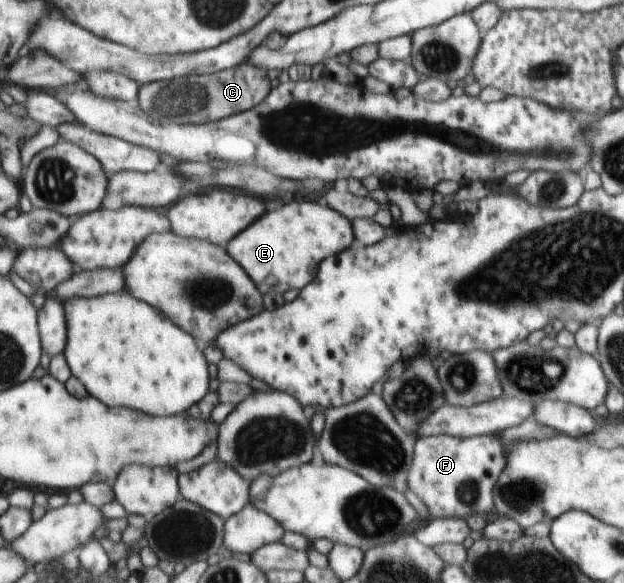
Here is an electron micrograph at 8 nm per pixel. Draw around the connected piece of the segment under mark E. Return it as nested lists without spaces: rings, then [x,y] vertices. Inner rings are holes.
[[[290,202],[276,208],[272,206],[271,211],[236,234],[224,248],[264,294],[282,294],[308,284],[316,274],[316,264],[321,264],[324,256],[342,253],[350,242],[352,230],[344,215],[316,202]]]

